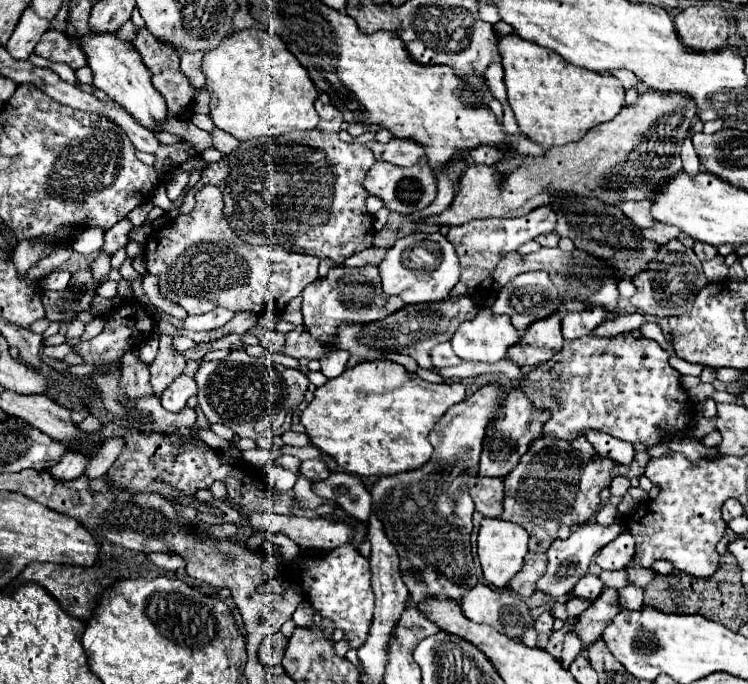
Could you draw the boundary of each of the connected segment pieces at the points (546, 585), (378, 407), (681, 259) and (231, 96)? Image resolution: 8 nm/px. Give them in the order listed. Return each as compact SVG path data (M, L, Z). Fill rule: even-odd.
M617 515L615 523L611 523L611 525L607 525L607 527L603 527L603 525L599 525L599 523L593 523L593 525L591 525L591 523L585 523L585 525L577 527L577 529L571 533L569 539L565 539L565 541L559 541L559 539L557 539L557 541L549 547L549 551L547 551L547 555L549 555L547 573L539 579L537 589L539 589L541 593L553 597L553 599L561 599L563 595L571 593L571 589L575 587L575 583L587 573L587 567L589 567L593 555L595 555L601 547L605 547L609 541L613 541L613 539L623 531L621 525L623 525L623 515Z
M369 361L343 371L315 389L313 401L301 413L311 443L333 457L347 473L395 475L413 471L431 459L429 433L447 409L465 399L461 383L425 383L391 361Z
M677 239L663 245L657 253L657 259L649 265L649 271L639 273L633 279L633 285L637 287L637 293L631 297L631 305L641 315L653 315L653 317L671 317L681 315L691 309L697 293L707 285L707 277L703 273L701 261L695 255L693 249L681 245Z
M247 29L229 35L223 39L223 45L205 53L201 71L211 95L213 123L239 141L275 137L295 129L307 131L319 123L319 115L313 107L319 97L315 83L271 31Z

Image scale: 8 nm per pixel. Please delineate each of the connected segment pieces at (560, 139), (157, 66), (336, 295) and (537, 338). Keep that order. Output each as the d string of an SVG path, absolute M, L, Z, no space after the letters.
M507 35L499 39L499 53L505 67L507 97L517 125L527 139L539 145L561 147L581 141L589 129L611 121L625 105L625 89L619 79L607 73L579 69L547 47Z
M139 29L135 37L135 47L145 67L149 67L153 73L151 81L155 89L167 101L169 117L183 117L187 111L185 107L191 105L195 91L187 77L183 77L183 73L179 71L177 53L171 47L161 45L155 37L151 37L147 29Z
M333 267L329 269L327 279L315 281L303 289L303 325L305 329L319 341L333 341L337 335L337 327L347 325L367 325L381 321L383 317L403 309L403 301L399 297L387 297L381 289L379 271L375 267L349 269L349 267Z
M559 313L535 321L523 335L523 339L507 351L507 359L523 365L535 365L539 361L551 359L563 347L561 335L561 319Z

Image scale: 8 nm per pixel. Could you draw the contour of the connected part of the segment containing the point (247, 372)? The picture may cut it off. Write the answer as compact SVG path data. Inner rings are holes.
M235 351L229 353L221 361L207 361L199 365L199 371L195 373L195 381L199 385L197 391L197 401L207 417L209 423L223 423L229 429L235 431L239 437L249 437L249 439L259 439L259 437L273 437L273 435L283 435L291 427L291 415L293 407L297 407L305 399L305 391L309 385L309 379L299 373L297 369L283 367L267 357L251 357L245 351Z

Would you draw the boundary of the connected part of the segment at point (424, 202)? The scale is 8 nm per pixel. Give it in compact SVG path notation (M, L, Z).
M375 161L375 165L367 171L363 179L363 187L367 189L369 195L381 199L389 211L397 211L403 215L411 215L415 211L425 209L437 197L437 179L433 175L433 169L429 169L429 165L413 165L403 169L391 163Z

